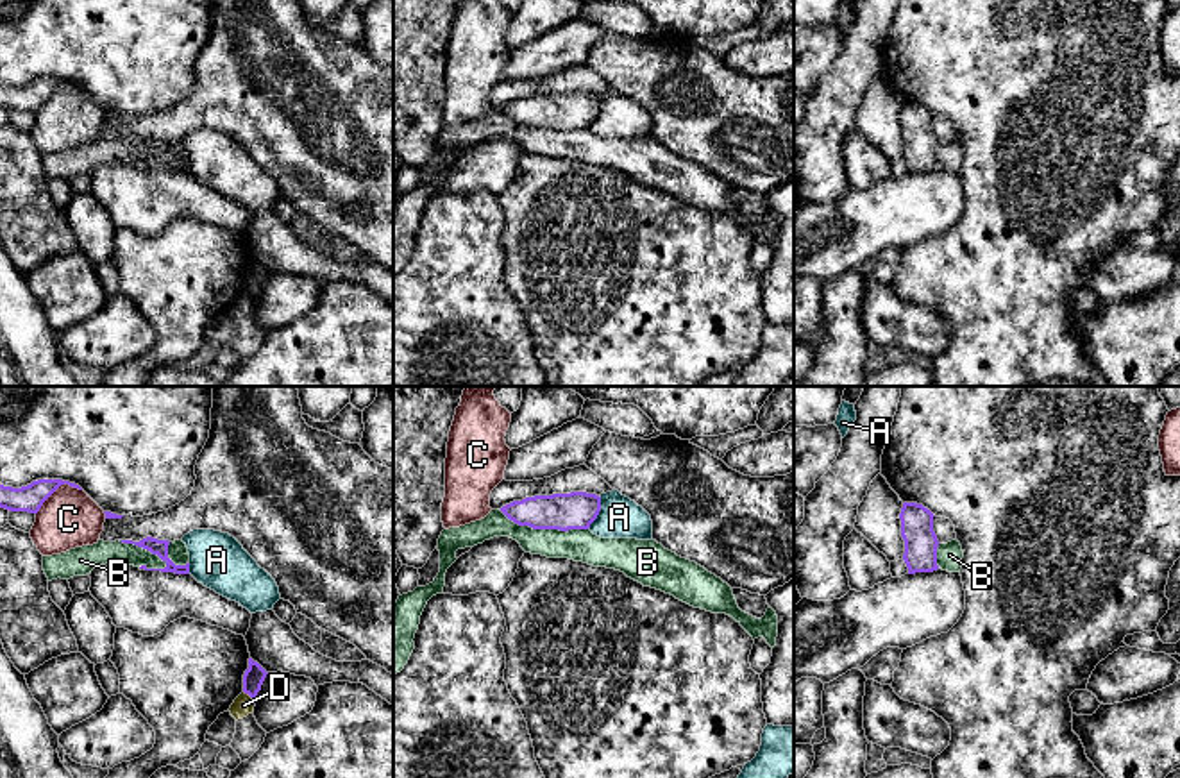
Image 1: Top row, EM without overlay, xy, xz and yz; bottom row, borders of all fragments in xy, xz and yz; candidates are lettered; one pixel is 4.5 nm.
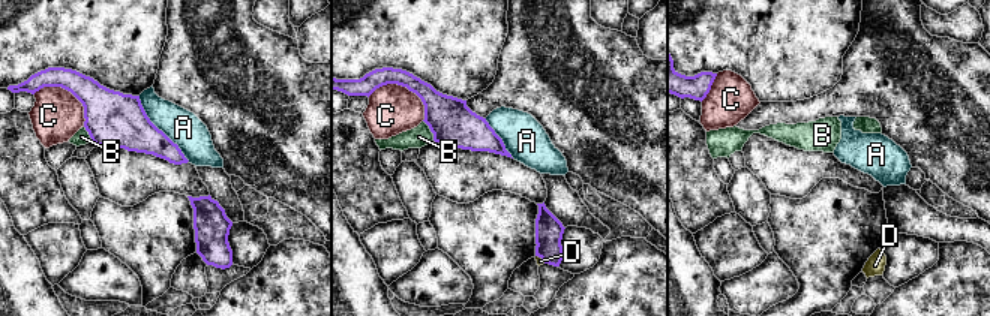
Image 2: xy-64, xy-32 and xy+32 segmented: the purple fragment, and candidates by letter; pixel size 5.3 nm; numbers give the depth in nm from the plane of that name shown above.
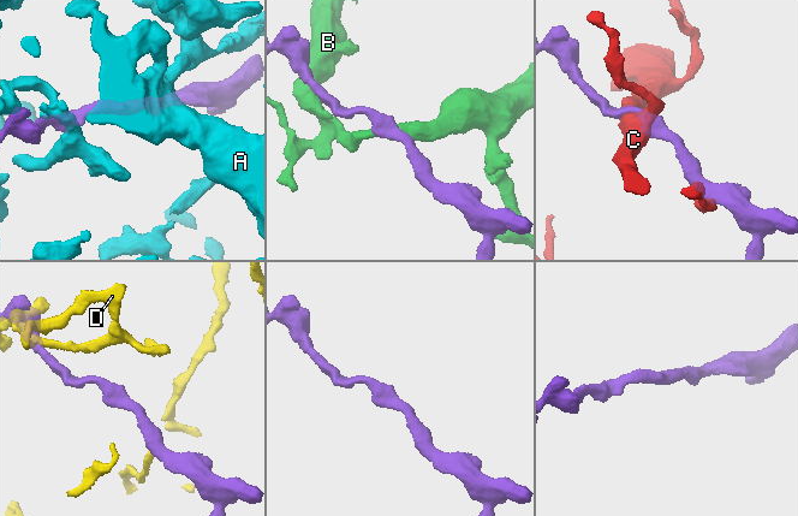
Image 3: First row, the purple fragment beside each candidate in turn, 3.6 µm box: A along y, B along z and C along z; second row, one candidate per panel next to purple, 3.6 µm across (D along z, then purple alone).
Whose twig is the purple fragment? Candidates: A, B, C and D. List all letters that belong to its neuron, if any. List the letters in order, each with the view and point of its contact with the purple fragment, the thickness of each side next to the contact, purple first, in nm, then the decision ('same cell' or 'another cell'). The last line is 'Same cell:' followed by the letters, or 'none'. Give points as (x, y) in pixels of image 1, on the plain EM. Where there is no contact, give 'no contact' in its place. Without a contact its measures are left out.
A: xz (599, 109) | 170/190 nm | same cell
B: xz (544, 127) | 170/140 nm | another cell
C: xy (56, 88) | 120/260 nm | another cell
D: xy (251, 295) | 90/90 nm | another cell
Same cell: A

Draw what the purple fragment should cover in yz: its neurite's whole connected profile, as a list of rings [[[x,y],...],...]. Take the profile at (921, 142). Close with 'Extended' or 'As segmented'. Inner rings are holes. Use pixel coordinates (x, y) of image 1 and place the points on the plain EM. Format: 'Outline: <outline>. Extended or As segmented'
Outline: [[[903,102],[901,136],[905,140],[903,159],[908,166],[908,173],[933,172],[937,165],[939,140],[933,131],[933,113],[917,102]]]. As segmented

